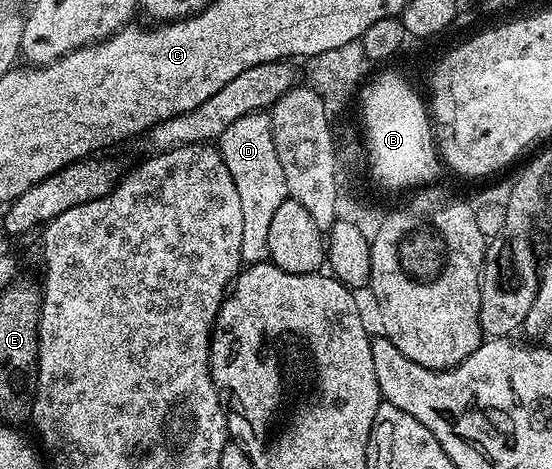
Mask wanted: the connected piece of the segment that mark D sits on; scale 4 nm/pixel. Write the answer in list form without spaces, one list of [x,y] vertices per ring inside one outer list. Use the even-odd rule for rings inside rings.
[[[256,111],[237,118],[219,137],[217,147],[225,166],[229,166],[229,174],[233,174],[237,195],[241,197],[243,264],[266,264],[271,258],[269,226],[273,226],[273,213],[281,202],[289,199],[285,170],[281,170],[281,158],[277,158],[277,150],[273,146],[270,115]]]

